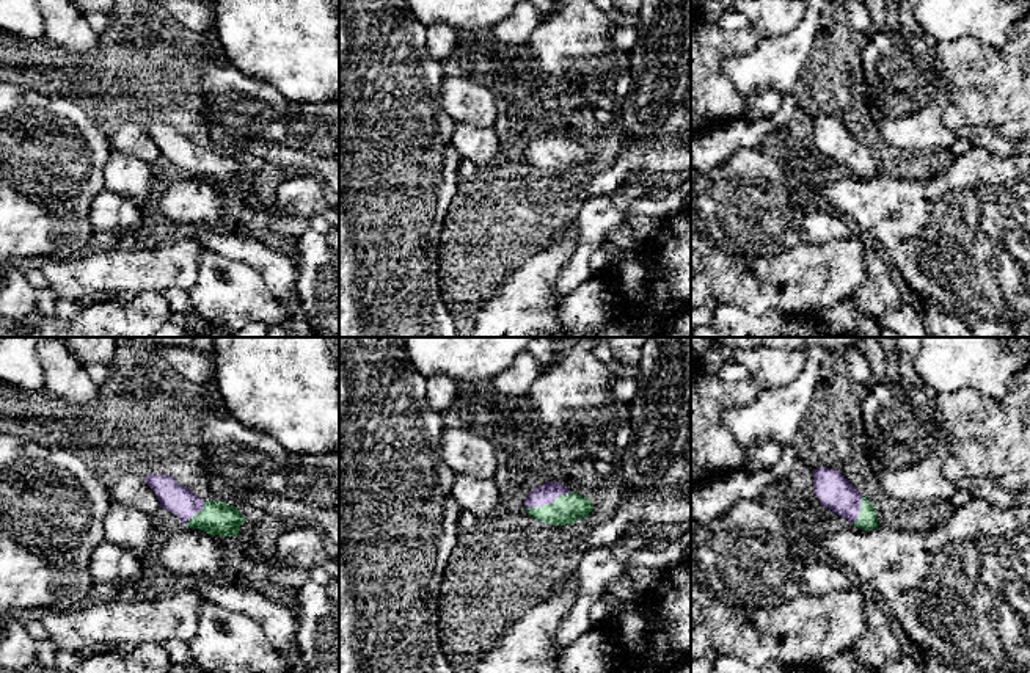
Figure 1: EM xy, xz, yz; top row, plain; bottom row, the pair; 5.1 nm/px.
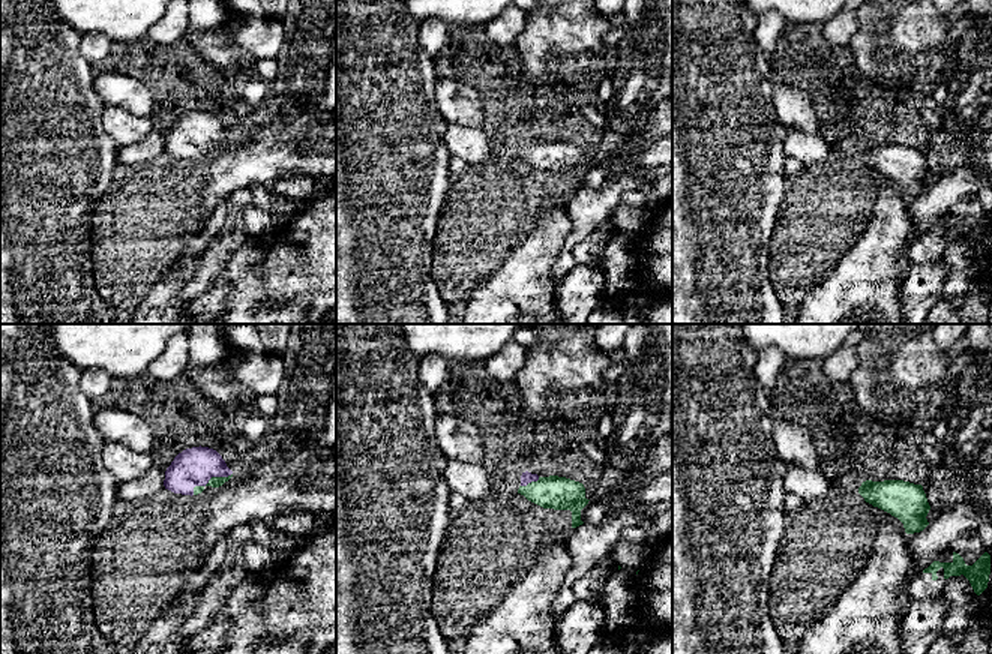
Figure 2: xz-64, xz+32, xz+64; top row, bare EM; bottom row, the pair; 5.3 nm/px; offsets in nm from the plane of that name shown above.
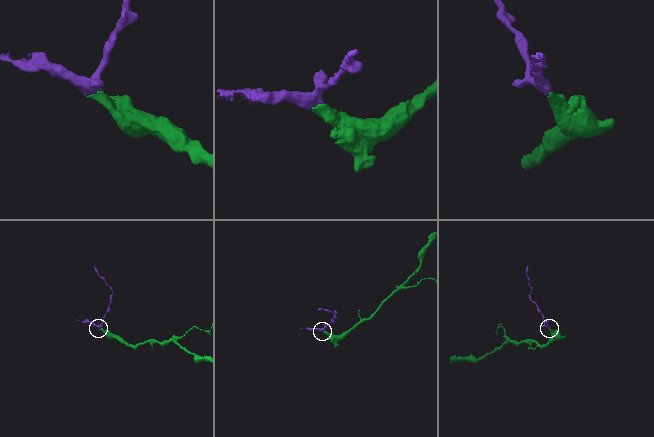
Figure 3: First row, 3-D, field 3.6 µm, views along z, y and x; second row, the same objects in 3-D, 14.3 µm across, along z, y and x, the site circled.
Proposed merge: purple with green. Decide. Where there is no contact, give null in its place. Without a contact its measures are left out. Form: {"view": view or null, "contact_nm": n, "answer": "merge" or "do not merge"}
{"view": "xz", "contact_nm": 240, "answer": "merge"}

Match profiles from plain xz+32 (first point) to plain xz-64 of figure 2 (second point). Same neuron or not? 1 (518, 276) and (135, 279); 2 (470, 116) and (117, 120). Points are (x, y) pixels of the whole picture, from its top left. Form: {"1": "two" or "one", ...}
{"1": "one", "2": "two"}

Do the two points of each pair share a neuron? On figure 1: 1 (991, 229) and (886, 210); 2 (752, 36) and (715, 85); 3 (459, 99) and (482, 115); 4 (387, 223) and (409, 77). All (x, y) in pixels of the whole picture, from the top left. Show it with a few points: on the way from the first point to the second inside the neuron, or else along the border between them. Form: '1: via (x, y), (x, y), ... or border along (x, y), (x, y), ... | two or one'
1: via (964, 229), (942, 229), (928, 221), (913, 220) | one
2: via (737, 43), (732, 43), (715, 60), (715, 69) | one
3: via (465, 101), (476, 109) | one
4: via (387, 187), (387, 113) | one

